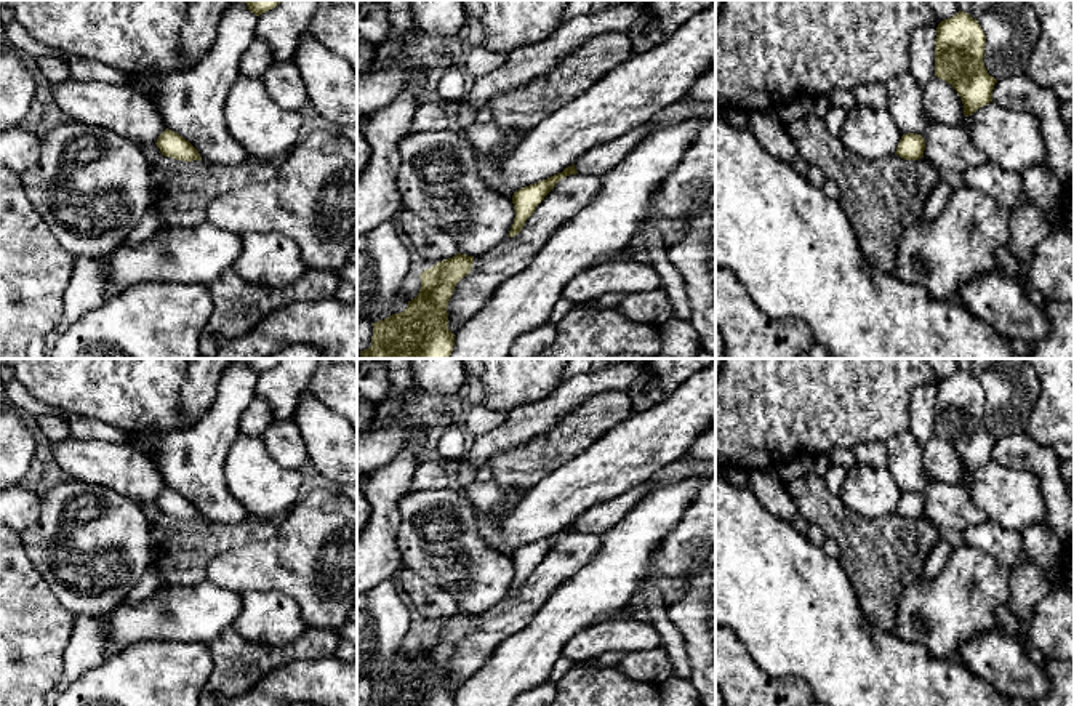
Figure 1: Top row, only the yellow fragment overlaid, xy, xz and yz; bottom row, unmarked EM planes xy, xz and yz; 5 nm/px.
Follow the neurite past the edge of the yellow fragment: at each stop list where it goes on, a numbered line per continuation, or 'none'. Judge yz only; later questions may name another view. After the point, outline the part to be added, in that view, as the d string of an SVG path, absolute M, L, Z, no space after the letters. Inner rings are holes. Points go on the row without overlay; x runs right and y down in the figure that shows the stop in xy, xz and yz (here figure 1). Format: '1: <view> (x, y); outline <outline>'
none

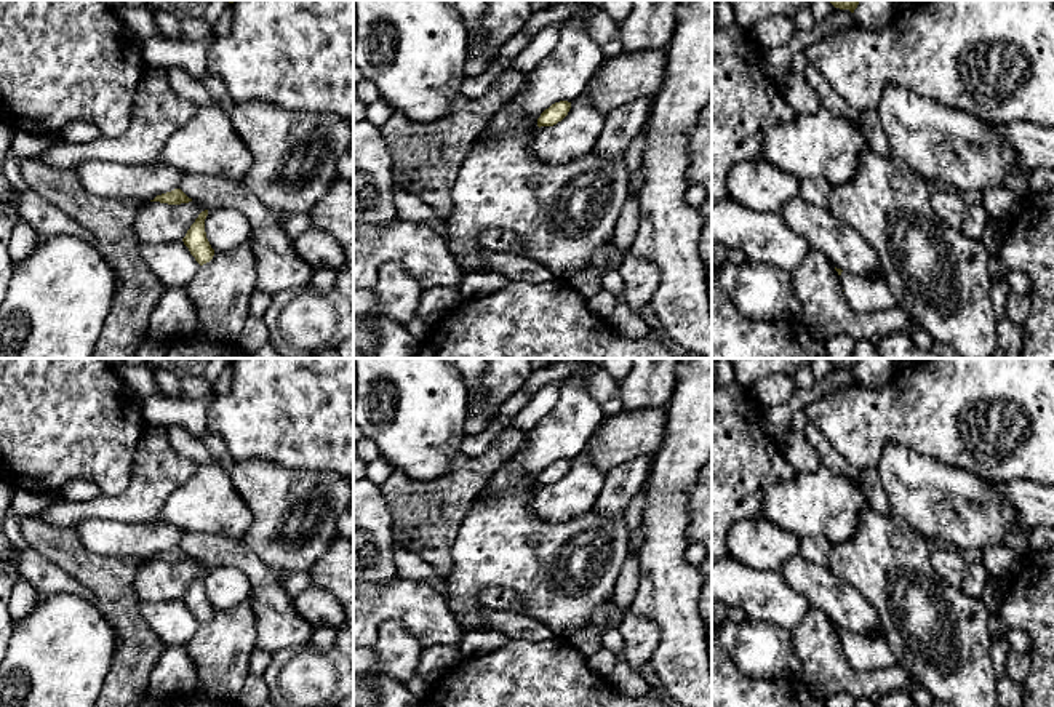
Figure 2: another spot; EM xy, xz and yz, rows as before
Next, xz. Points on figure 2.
none

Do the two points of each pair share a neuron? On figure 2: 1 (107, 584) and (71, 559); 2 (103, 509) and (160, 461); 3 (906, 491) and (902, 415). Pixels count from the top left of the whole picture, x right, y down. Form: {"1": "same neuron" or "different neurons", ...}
{"1": "same neuron", "2": "same neuron", "3": "different neurons"}

